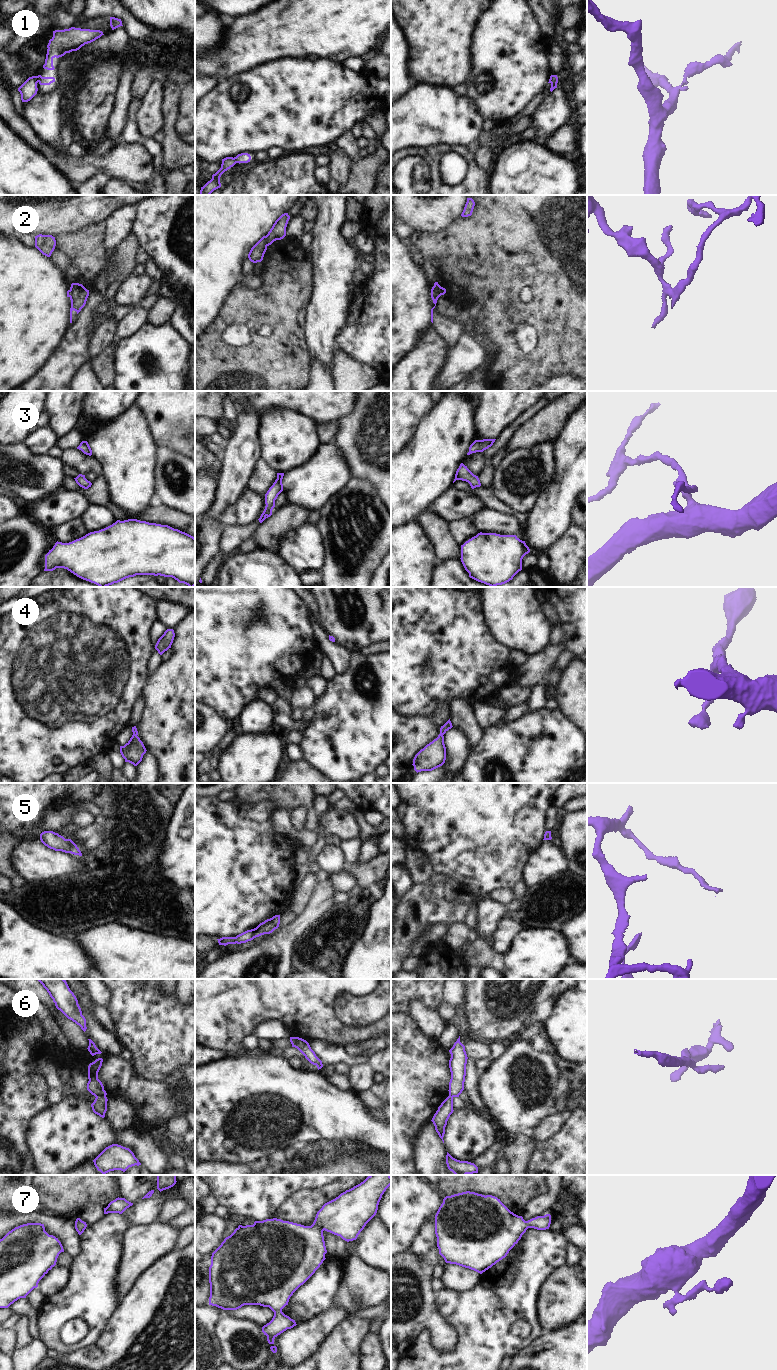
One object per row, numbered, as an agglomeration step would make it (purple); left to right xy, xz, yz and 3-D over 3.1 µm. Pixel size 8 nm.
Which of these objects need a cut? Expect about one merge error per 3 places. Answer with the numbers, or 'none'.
1, 2, 6

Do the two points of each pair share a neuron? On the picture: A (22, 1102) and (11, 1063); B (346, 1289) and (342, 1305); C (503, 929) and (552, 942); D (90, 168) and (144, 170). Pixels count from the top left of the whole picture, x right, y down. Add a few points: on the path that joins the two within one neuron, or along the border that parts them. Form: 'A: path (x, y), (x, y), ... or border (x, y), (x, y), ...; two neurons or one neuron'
A: path (12, 1092), (11, 1073); one neuron
B: border (348, 1302), (339, 1299), (332, 1305); two neurons
C: border (521, 929), (504, 953); two neurons
D: path (103, 166), (131, 166); one neuron

